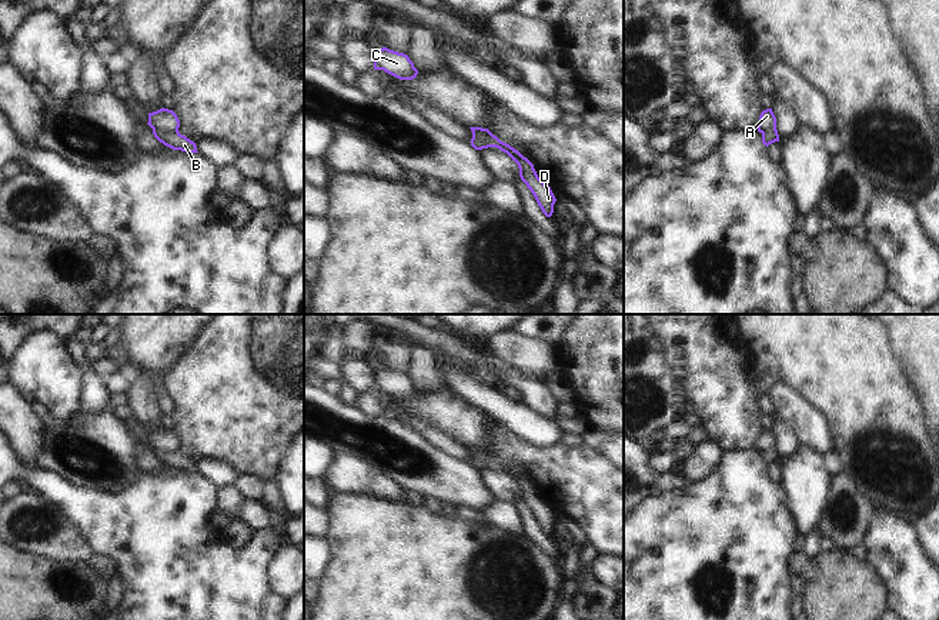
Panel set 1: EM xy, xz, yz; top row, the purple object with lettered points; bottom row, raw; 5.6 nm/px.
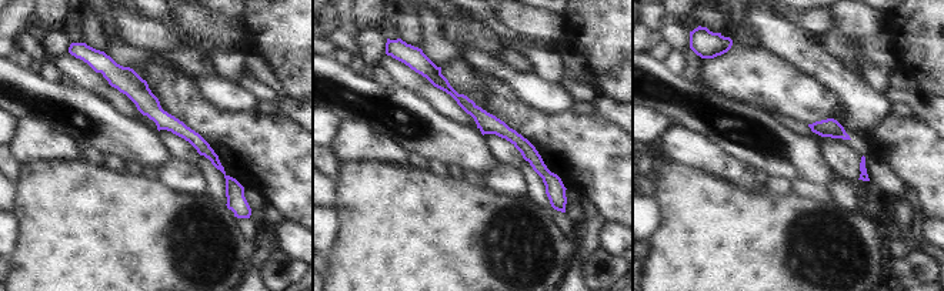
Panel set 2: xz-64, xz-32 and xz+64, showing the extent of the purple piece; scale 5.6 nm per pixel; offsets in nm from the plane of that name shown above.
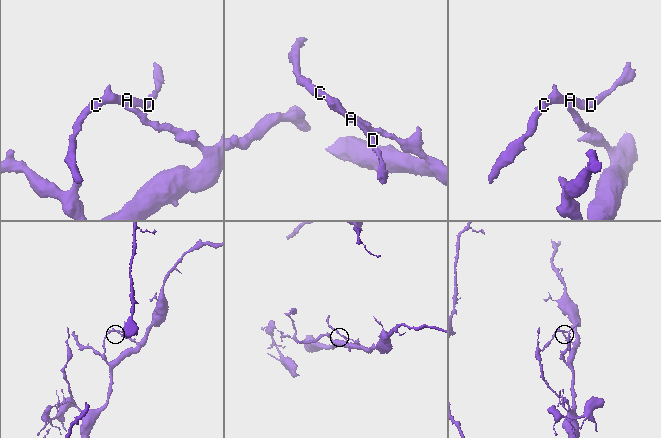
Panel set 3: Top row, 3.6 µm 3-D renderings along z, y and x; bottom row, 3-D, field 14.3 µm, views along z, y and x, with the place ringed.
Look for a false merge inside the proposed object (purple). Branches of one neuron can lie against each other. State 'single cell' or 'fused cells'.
fused cells

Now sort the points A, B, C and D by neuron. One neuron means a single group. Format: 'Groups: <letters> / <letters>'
Groups: A C D / B.

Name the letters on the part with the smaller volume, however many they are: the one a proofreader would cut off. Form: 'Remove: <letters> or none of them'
Remove: A, C, D.

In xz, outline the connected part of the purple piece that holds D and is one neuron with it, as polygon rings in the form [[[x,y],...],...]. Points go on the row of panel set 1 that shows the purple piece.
[[[501,140],[489,141],[489,147],[497,147],[501,151],[507,153],[519,169],[519,177],[527,184],[527,187],[534,194],[538,206],[547,217],[551,217],[554,213],[554,204],[557,201],[551,187],[545,184],[537,174],[534,164],[524,157],[518,150]]]

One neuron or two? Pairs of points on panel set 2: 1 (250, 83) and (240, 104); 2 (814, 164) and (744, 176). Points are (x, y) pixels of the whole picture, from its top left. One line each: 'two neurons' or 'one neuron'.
1: two neurons
2: two neurons

